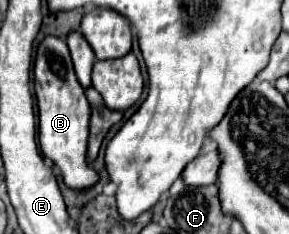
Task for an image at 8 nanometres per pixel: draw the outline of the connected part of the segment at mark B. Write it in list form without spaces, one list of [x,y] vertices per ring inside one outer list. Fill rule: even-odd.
[[[72,32],[66,38],[66,42],[56,36],[48,36],[38,46],[38,56],[36,56],[36,66],[34,66],[34,90],[36,90],[38,118],[40,118],[38,120],[38,130],[40,130],[38,142],[40,142],[42,154],[50,158],[56,168],[60,168],[64,184],[72,190],[86,190],[86,188],[92,188],[100,180],[96,170],[90,168],[90,164],[86,162],[90,104],[84,96],[84,88],[92,86],[90,72],[92,72],[96,56],[80,32]],[[72,62],[74,62],[74,68],[72,68]]]

